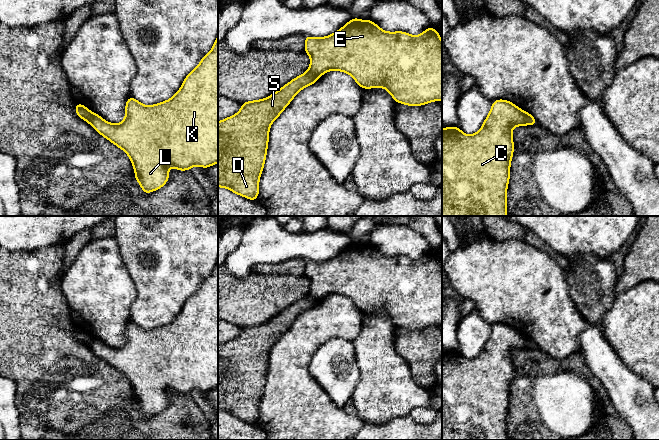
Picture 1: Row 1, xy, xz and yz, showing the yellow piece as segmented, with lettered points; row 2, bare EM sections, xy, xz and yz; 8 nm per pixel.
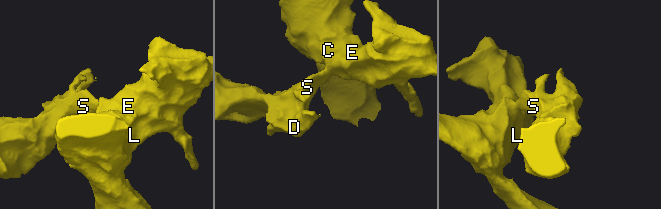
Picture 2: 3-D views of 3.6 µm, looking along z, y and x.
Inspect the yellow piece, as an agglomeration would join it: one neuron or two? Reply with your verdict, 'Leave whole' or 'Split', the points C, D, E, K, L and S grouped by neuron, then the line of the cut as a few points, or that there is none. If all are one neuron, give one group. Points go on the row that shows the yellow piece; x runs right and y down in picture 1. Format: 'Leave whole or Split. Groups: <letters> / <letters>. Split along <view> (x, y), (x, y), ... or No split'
Split. Groups: C E K L / D S. Split along yz (522, 111), (526, 124)

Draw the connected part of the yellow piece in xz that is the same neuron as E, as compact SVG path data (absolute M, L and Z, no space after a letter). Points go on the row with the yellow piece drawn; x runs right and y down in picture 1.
M352 18L328 37L304 36L304 38L304 51L311 59L309 70L317 76L332 70L343 71L350 74L363 89L383 87L396 103L412 107L442 100L442 42L440 34L431 26L422 34L412 36L403 31L383 31L370 19L362 21L359 18Z

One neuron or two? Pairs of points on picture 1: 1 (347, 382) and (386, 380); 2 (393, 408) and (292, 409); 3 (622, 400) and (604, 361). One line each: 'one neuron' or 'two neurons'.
1: two neurons
2: two neurons
3: one neuron

